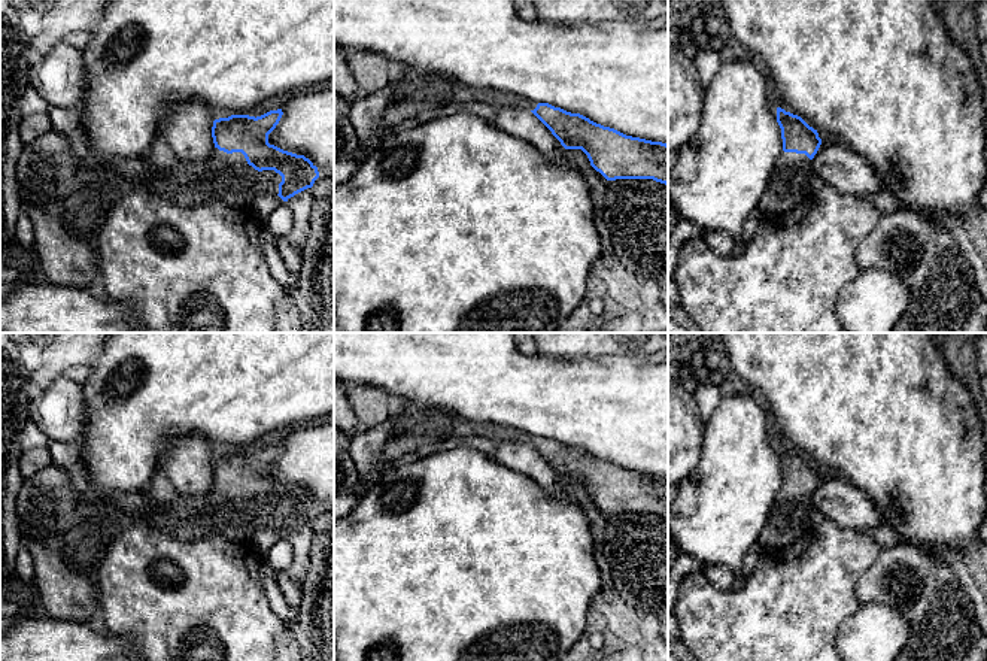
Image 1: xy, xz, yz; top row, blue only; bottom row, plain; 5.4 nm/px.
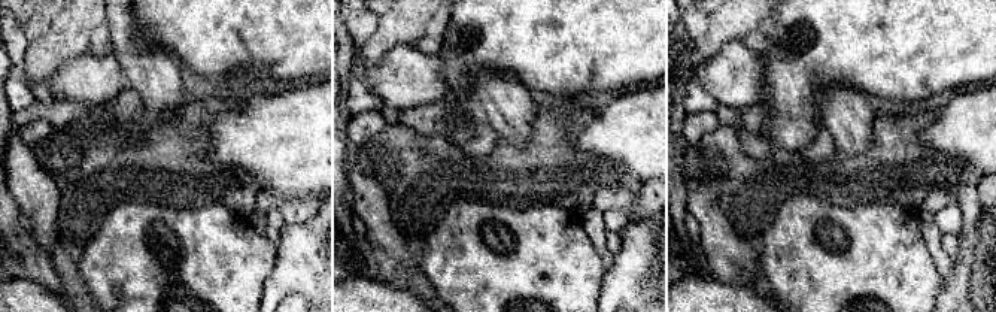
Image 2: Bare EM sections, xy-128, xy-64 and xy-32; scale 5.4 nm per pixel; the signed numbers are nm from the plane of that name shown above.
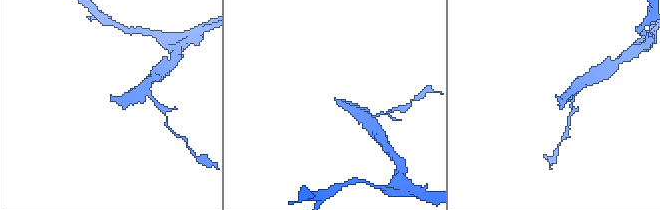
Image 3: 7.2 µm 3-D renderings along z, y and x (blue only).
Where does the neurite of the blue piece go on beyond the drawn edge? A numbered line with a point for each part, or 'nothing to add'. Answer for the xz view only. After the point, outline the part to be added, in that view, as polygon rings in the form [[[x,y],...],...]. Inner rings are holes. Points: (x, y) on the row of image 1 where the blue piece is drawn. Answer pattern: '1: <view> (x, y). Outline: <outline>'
1: xz (415, 90). Outline: [[[417,67],[398,72],[394,70],[391,81],[394,90],[391,101],[379,125],[382,137],[391,134],[394,128],[407,118],[431,109],[441,109],[450,103],[486,103],[492,107],[517,107],[534,110],[538,101],[526,100],[513,93],[499,90],[474,88],[450,75],[429,72]]]

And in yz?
1: yz (789, 185). Outline: [[[781,152],[759,204],[762,213],[787,212],[813,195],[813,161],[805,154]]]

